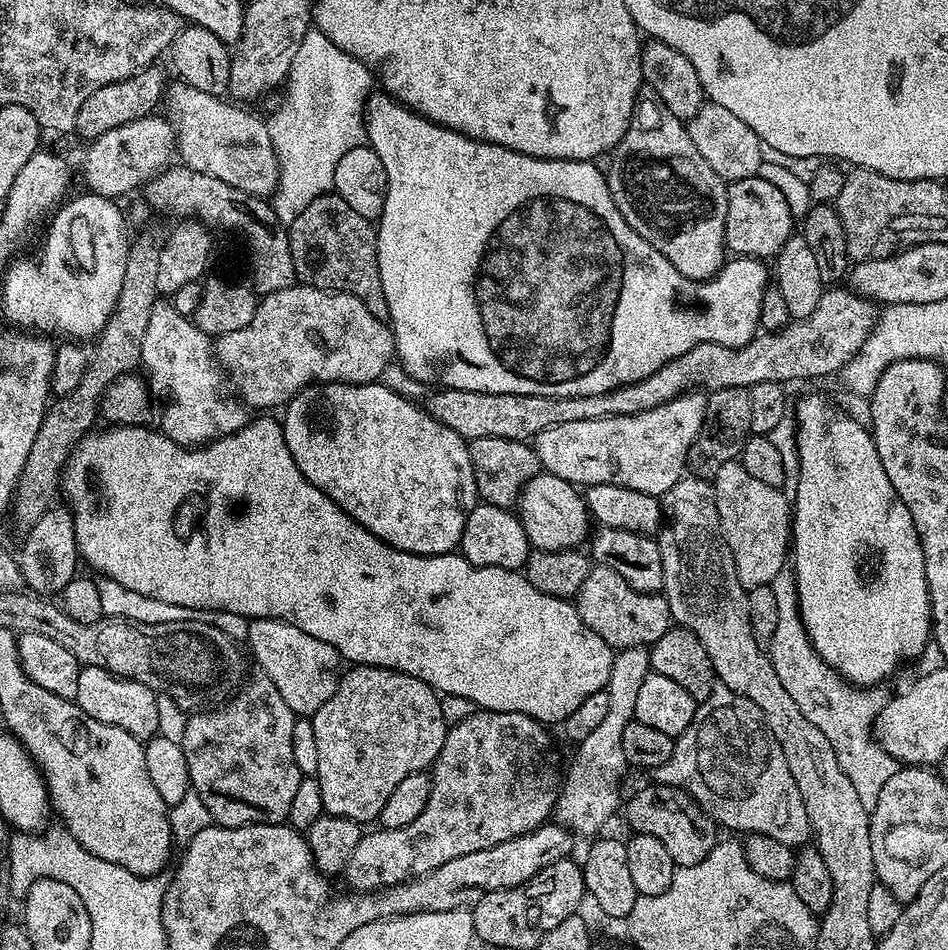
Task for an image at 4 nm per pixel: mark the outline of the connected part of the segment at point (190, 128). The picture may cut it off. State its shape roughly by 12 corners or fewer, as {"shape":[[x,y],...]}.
{"shape":[[166,88],[175,151],[195,172],[271,197],[270,130],[247,107]]}

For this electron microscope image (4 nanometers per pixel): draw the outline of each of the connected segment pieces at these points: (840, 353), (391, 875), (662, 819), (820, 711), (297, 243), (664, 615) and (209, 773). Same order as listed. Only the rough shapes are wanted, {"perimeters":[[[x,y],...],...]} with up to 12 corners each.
{"perimeters":[[[832,286],[746,346],[704,340],[602,394],[440,386],[426,410],[469,442],[642,414],[693,390],[843,373],[878,308]],[[521,712],[449,727],[426,810],[361,835],[375,892],[553,815],[552,736]],[[653,783],[623,809],[636,834],[698,866],[718,825],[692,795]],[[786,566],[771,585],[774,671],[872,809],[897,760],[874,739],[890,699],[814,650]],[[335,194],[287,225],[299,283],[388,320],[376,228]],[[596,564],[576,592],[582,622],[614,650],[648,648],[674,624]],[[263,674],[184,721],[223,828],[283,824],[296,713]]]}

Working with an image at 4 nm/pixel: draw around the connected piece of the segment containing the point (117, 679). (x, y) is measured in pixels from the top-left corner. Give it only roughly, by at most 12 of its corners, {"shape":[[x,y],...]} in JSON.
{"shape":[[81,667],[75,703],[141,742],[158,733],[157,693]]}

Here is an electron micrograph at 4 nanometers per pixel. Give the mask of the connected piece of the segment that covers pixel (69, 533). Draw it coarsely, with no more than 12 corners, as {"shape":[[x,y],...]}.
{"shape":[[44,512],[18,551],[23,583],[59,595],[80,562],[72,513]]}

